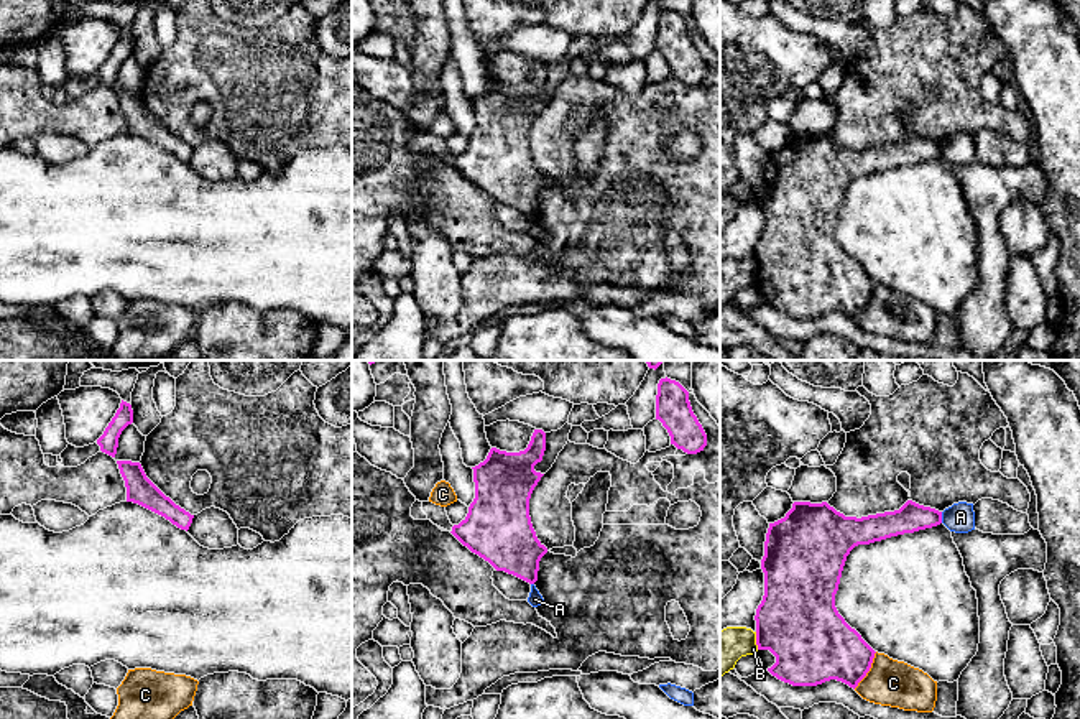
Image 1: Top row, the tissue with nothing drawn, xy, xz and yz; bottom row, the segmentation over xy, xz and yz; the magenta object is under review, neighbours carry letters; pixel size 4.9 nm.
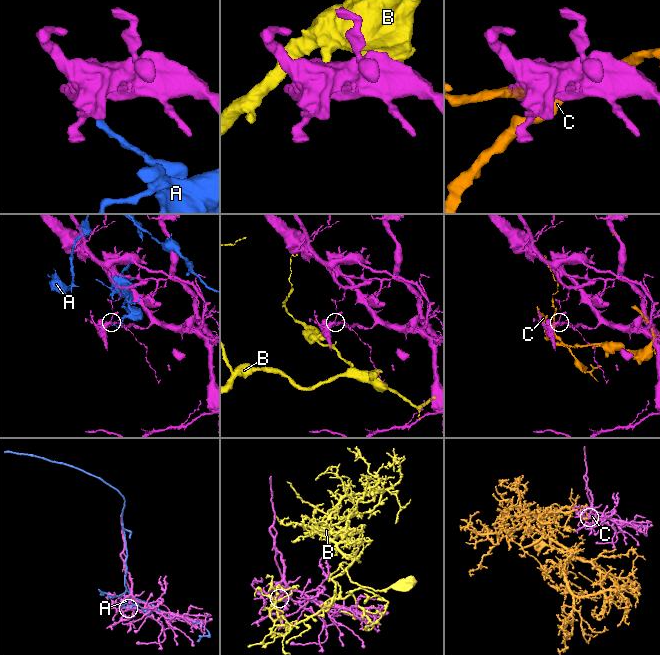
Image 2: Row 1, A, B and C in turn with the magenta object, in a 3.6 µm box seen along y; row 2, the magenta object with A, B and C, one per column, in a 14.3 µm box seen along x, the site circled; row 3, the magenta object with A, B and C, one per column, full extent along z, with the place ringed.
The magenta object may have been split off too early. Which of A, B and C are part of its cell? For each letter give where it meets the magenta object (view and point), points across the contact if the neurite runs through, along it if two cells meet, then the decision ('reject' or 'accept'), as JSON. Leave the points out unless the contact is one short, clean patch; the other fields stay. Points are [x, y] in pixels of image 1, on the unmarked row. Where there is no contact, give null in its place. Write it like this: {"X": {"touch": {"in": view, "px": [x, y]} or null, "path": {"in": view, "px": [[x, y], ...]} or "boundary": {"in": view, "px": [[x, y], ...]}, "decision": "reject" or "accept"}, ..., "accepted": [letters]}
{"A": {"touch": {"in": "yz", "px": [941, 148]}, "boundary": {"in": "yz", "px": [[941, 143], [942, 153]]}, "decision": "reject"}, "B": {"touch": {"in": "yz", "px": [756, 272]}, "boundary": {"in": "yz", "px": [[755, 264], [758, 280]]}, "decision": "reject"}, "C": {"touch": {"in": "yz", "px": [868, 301]}, "decision": "reject"}, "accepted": []}

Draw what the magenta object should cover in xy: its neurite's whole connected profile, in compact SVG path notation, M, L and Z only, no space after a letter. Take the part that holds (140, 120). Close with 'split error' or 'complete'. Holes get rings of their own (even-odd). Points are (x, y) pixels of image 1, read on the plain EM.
M117 92L127 118L127 133L138 135L176 156L189 161L194 146L166 128L145 105L140 94Z | complete

